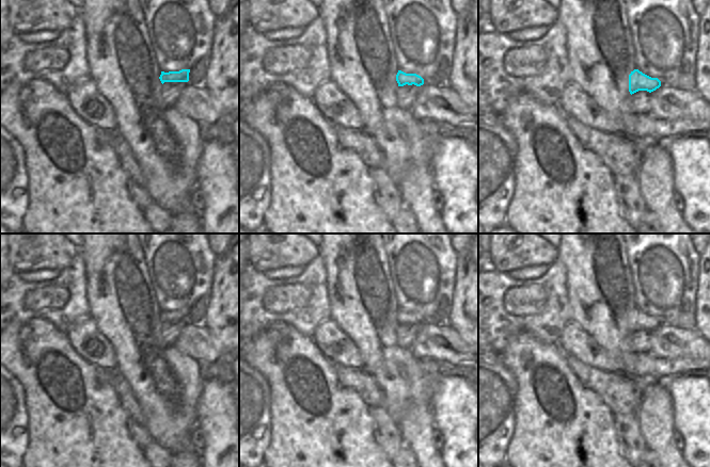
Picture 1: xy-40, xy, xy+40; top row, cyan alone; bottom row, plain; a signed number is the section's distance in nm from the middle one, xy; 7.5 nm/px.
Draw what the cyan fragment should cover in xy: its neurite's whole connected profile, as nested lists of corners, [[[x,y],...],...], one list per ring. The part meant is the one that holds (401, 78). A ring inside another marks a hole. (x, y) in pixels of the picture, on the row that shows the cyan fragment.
[[[398,70],[396,75],[396,81],[398,83],[398,86],[404,86],[406,84],[414,84],[416,86],[421,86],[424,84],[424,79],[421,76],[416,74],[406,74],[401,70]]]

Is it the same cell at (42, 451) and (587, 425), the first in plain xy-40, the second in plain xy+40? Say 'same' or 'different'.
same

